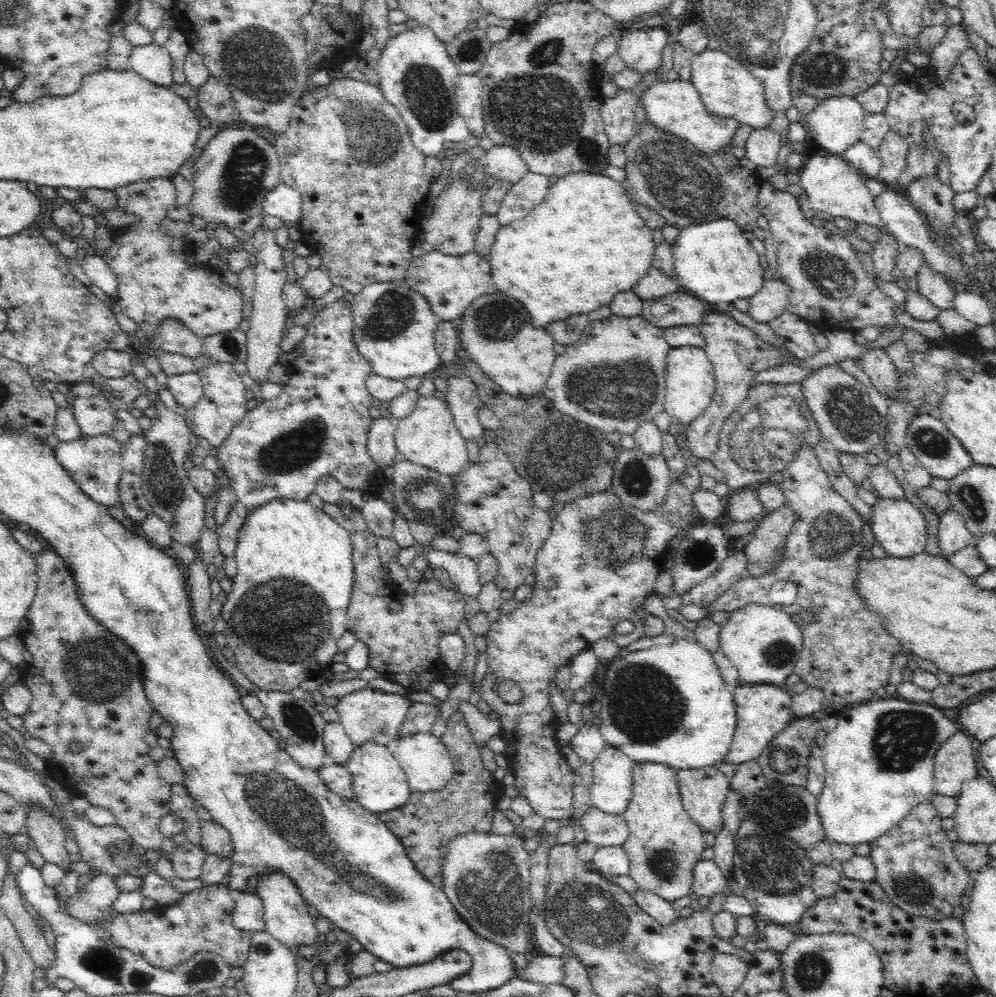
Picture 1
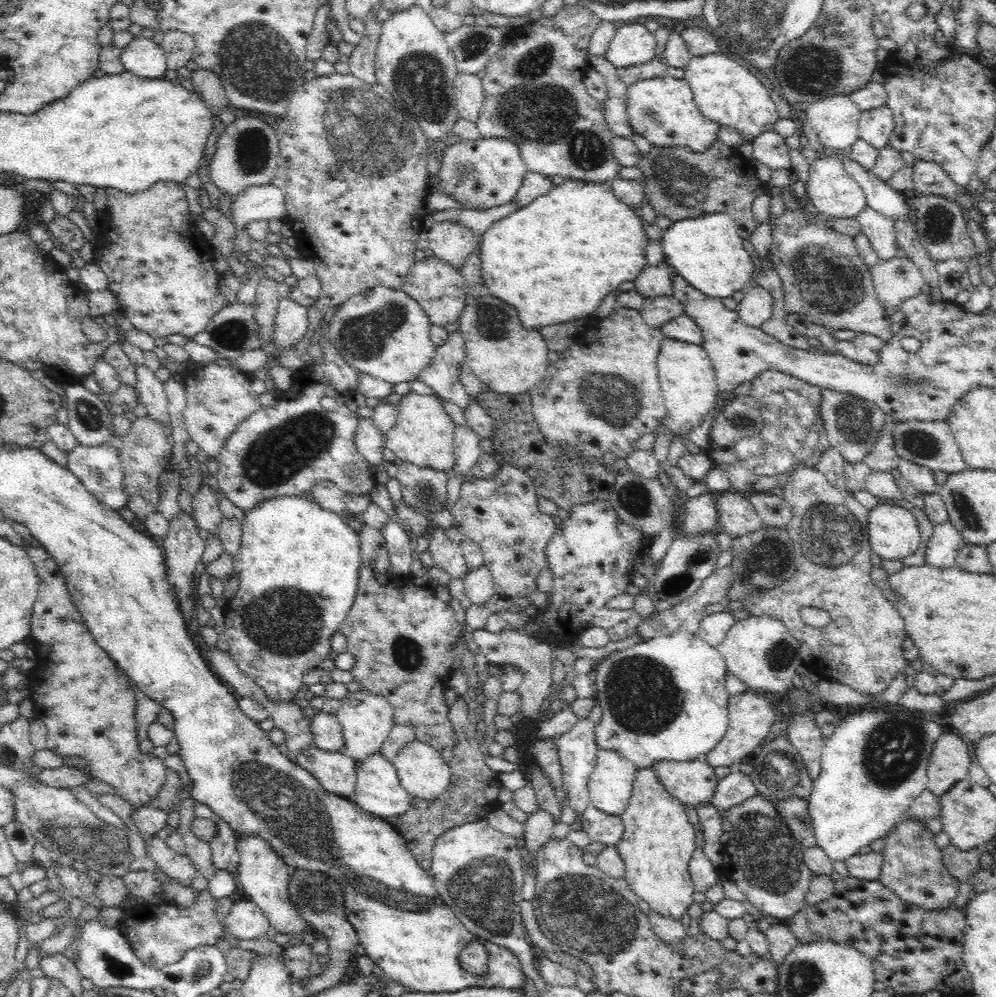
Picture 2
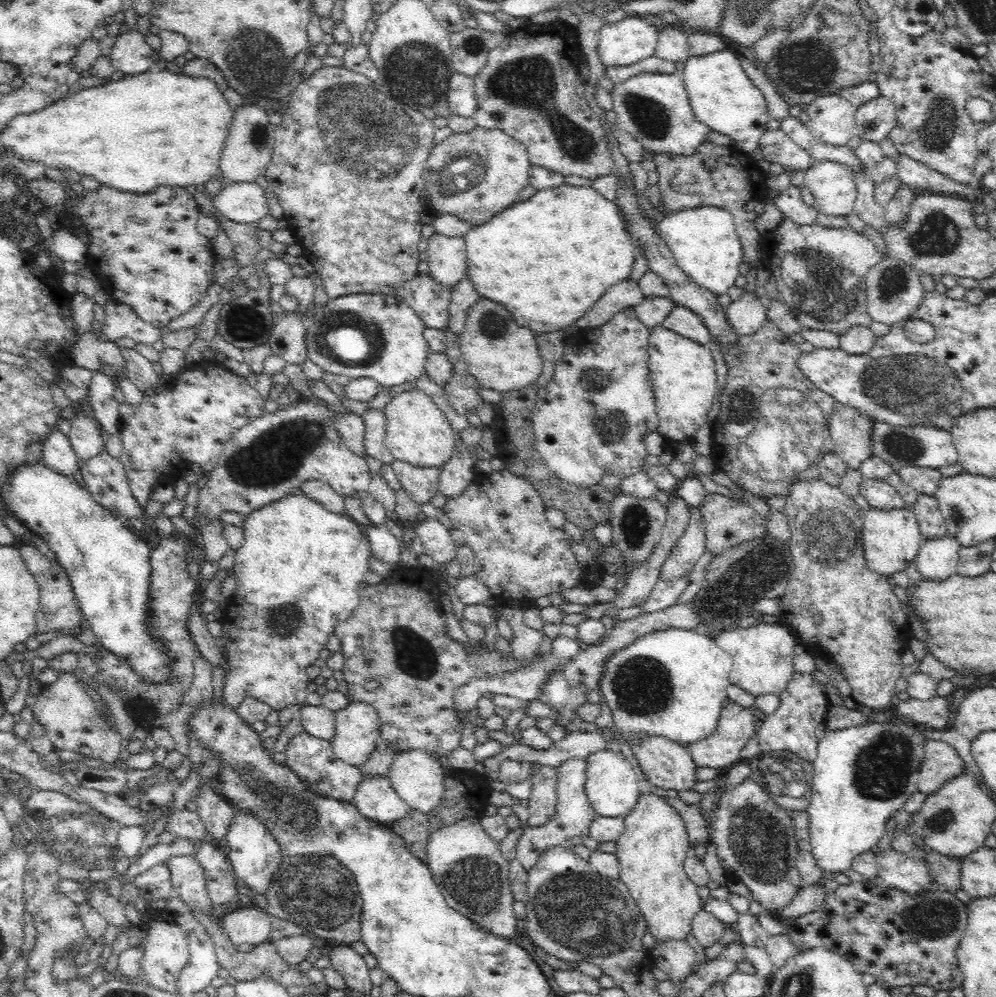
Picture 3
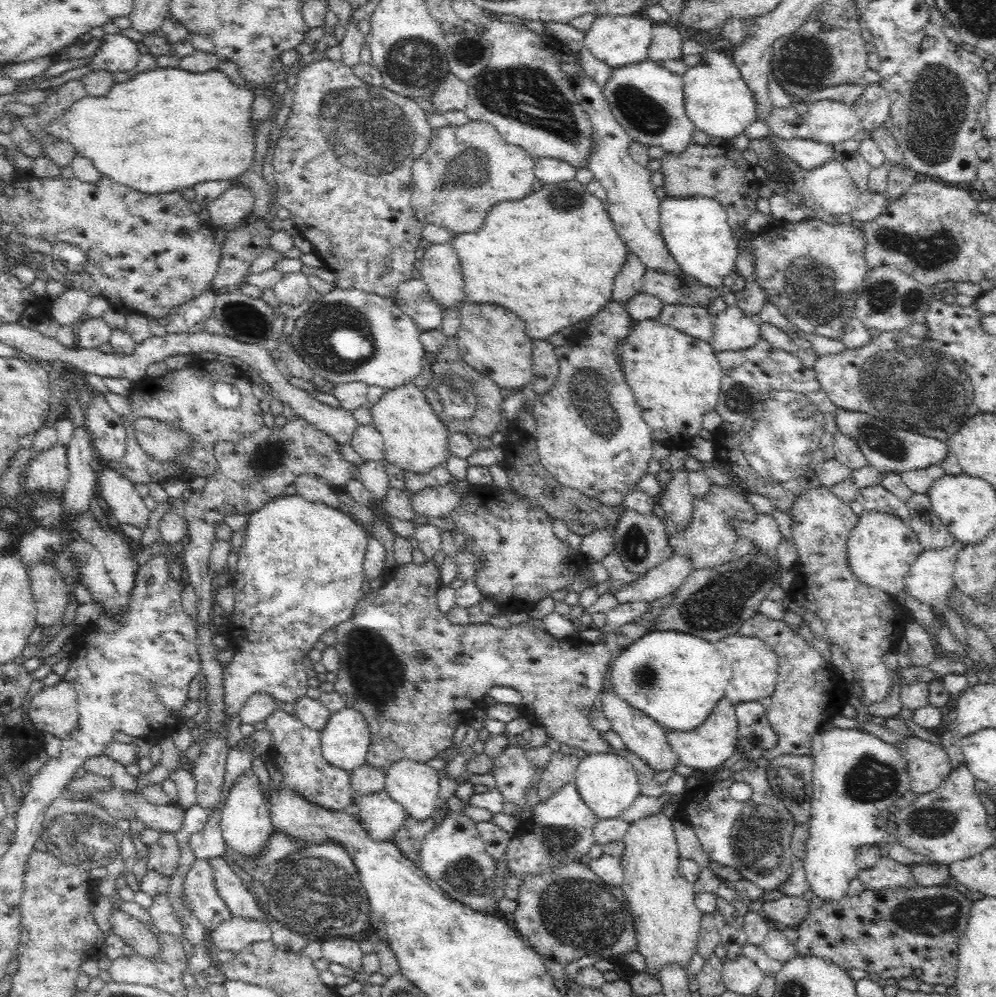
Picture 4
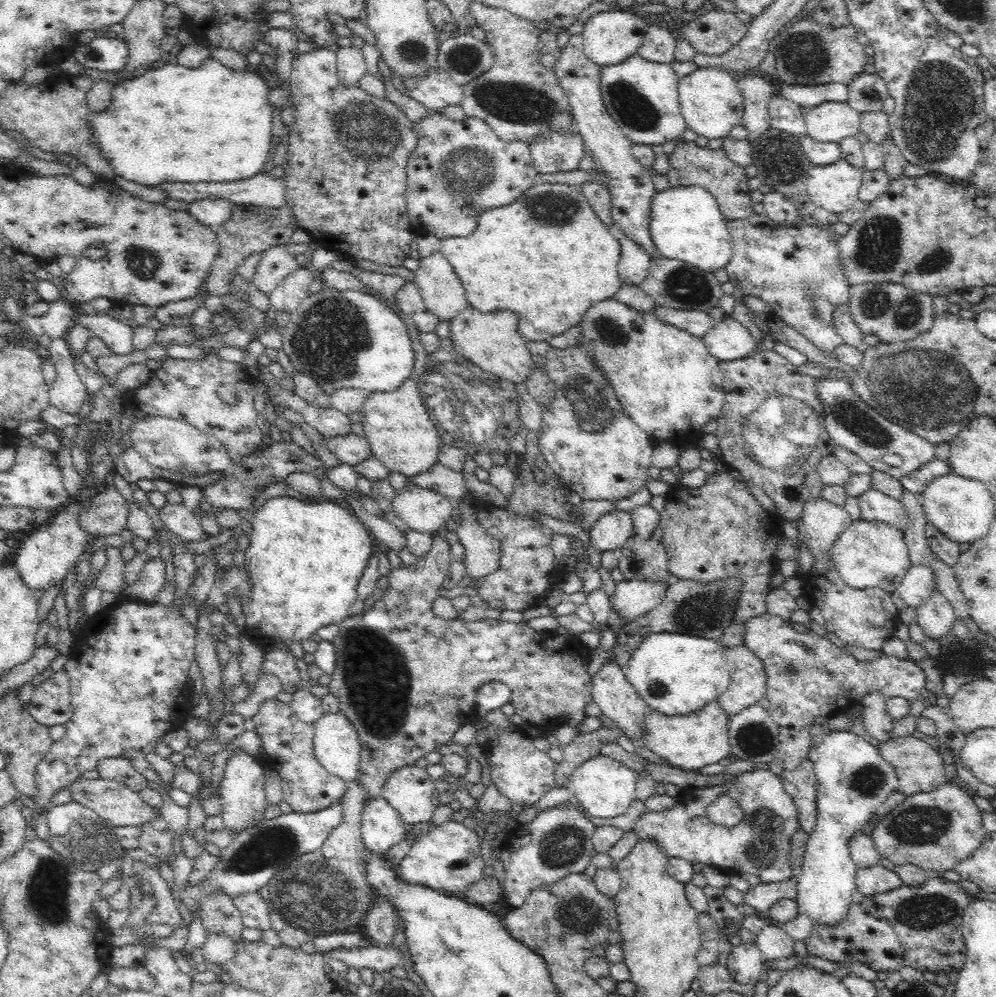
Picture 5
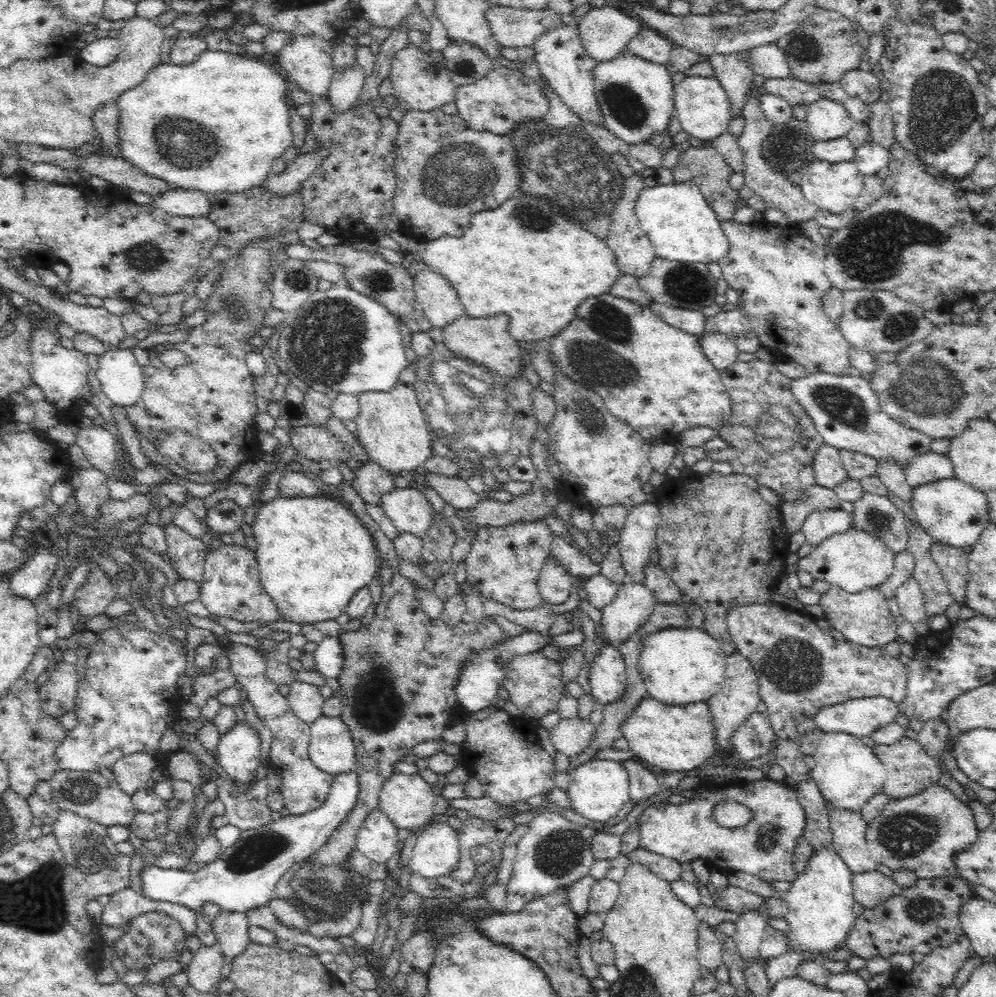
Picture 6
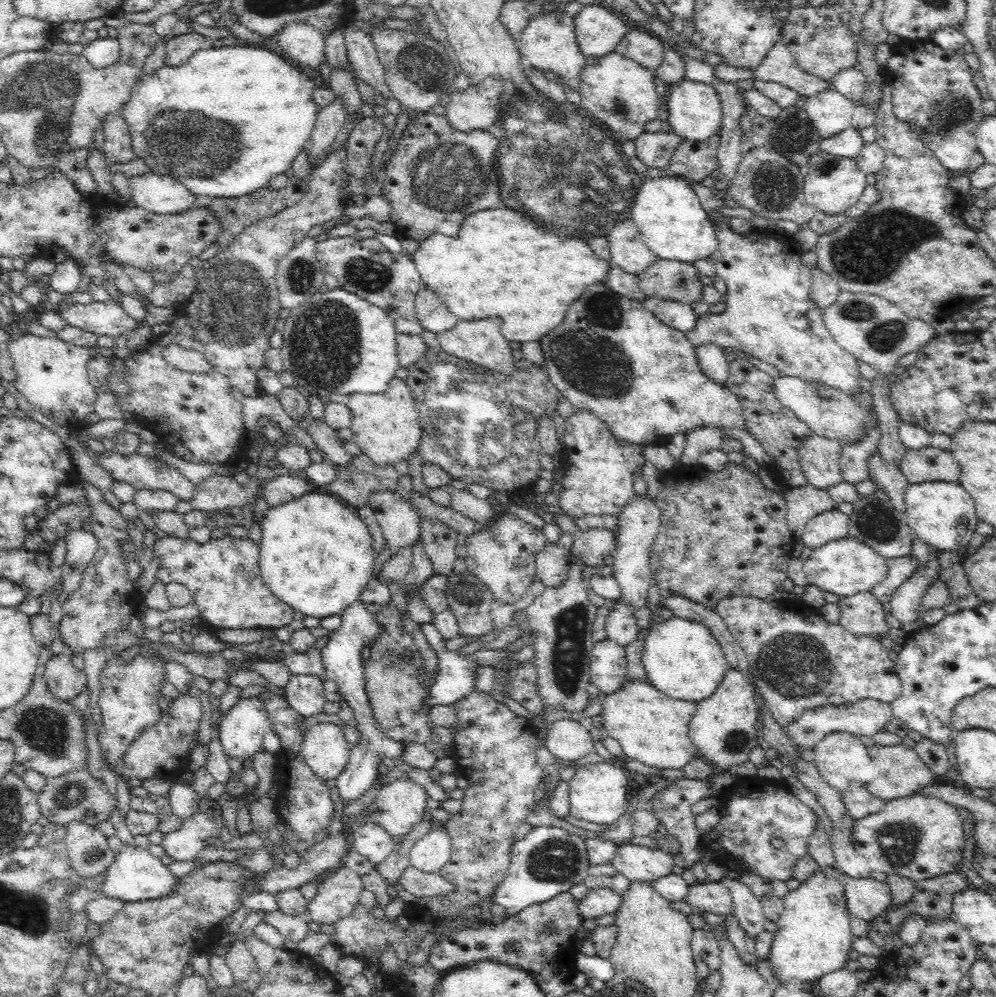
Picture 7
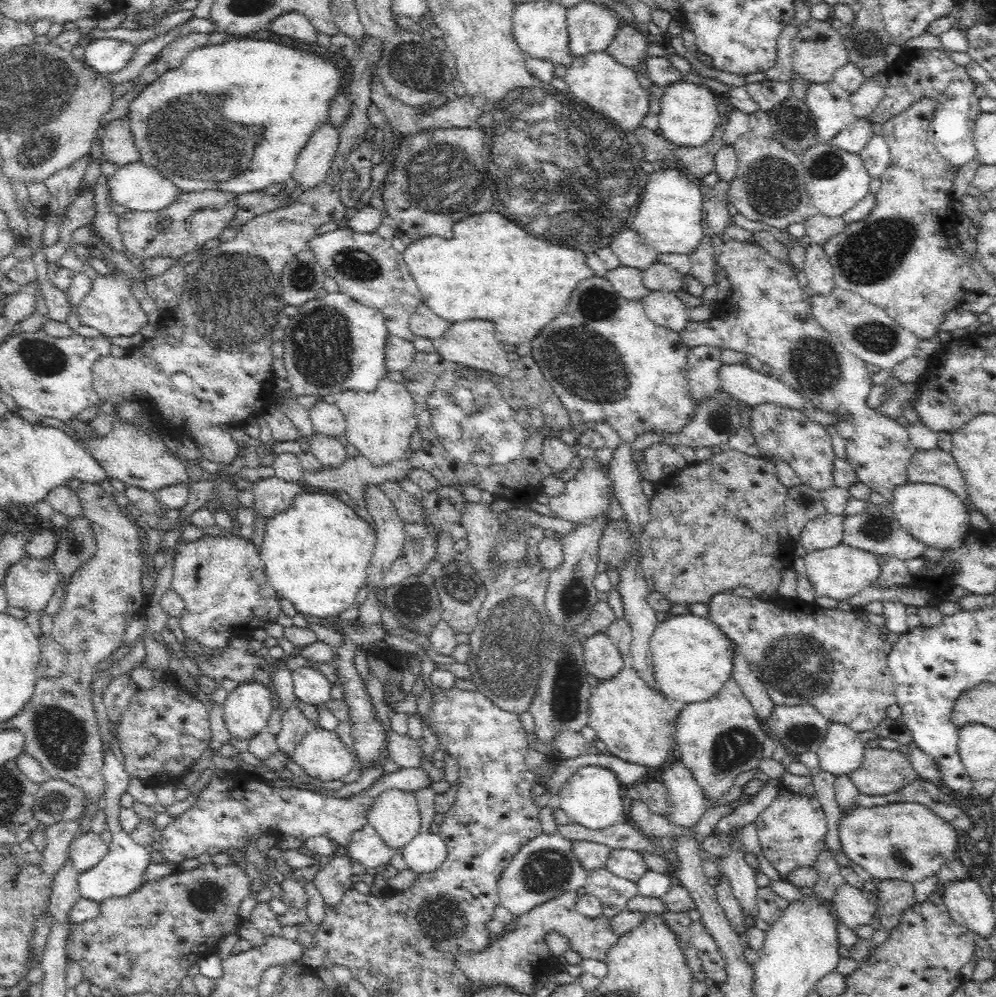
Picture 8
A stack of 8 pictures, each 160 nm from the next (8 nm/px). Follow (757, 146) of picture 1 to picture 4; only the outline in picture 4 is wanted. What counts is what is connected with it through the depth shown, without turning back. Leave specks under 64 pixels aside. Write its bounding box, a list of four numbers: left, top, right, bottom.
[772,136,834,171]

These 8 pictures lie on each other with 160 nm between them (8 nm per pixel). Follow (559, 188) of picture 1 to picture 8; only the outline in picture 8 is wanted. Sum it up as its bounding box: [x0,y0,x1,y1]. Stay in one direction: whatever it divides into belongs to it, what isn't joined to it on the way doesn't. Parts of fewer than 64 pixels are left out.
[403,212,593,346]

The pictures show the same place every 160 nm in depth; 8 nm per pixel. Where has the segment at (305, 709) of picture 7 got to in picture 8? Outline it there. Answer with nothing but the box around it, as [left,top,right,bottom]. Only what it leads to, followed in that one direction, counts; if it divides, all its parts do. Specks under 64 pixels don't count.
[292,667,332,705]

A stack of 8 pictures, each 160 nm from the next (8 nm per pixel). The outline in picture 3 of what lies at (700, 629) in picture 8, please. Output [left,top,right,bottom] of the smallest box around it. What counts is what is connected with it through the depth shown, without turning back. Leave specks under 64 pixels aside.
[599,628,732,746]

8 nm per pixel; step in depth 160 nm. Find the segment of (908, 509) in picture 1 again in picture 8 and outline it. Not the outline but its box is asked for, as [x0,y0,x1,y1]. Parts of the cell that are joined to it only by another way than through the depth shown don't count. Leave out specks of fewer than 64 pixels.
[803,542,880,601]

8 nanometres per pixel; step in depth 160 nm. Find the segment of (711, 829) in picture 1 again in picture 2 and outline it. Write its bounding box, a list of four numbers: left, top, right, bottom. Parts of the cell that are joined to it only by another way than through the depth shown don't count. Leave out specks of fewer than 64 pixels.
[650,759,717,806]

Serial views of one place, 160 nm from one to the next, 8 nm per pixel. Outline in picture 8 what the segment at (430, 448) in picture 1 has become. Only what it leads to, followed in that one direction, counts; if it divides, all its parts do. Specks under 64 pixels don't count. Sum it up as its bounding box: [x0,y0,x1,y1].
[335,377,417,466]

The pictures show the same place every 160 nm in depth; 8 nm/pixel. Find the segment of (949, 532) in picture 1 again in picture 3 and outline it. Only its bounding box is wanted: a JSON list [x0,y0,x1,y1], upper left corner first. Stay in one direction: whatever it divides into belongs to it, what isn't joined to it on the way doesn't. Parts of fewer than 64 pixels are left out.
[914,535,962,581]

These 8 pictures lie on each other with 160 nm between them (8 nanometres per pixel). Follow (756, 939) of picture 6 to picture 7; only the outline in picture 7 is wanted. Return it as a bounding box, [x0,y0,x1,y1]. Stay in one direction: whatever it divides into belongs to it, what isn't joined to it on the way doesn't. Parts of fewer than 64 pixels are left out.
[725,878,766,937]

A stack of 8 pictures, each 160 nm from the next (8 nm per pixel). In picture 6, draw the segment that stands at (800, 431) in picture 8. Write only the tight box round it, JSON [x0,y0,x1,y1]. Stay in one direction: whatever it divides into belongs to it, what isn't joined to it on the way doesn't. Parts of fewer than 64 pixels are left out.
[811,442,848,489]

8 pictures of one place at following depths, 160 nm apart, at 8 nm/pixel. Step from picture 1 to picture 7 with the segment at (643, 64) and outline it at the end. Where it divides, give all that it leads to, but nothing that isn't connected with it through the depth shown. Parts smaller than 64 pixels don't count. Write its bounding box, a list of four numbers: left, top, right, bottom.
[573,4,630,57]

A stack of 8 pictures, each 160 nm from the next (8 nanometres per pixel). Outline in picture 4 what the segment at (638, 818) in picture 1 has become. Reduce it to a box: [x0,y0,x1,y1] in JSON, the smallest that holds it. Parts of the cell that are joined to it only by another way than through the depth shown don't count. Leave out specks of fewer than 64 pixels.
[620,813,703,980]

